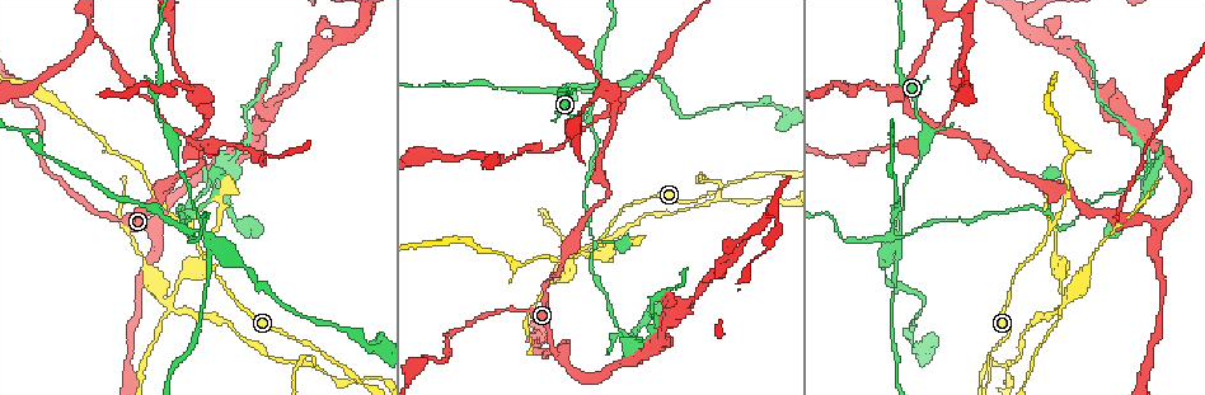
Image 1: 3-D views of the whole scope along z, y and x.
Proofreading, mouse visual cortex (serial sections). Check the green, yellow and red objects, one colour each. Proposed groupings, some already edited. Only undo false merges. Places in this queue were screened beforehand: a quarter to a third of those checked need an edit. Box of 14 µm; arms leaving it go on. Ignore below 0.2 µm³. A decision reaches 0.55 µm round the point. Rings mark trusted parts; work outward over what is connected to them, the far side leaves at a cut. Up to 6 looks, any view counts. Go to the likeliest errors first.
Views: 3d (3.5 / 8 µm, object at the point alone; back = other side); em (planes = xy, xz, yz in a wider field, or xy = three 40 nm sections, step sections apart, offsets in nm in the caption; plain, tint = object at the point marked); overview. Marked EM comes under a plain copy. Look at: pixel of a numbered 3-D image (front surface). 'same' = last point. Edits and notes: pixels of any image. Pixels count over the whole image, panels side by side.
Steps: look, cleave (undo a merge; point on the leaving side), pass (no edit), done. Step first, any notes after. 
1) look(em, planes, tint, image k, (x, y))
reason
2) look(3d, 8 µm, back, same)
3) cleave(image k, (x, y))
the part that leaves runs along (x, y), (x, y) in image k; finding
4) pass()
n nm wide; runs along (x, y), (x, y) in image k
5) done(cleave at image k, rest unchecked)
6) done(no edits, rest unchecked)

look(em, xy, step 1, tint, image 1, (596, 84))
looks like a crossing

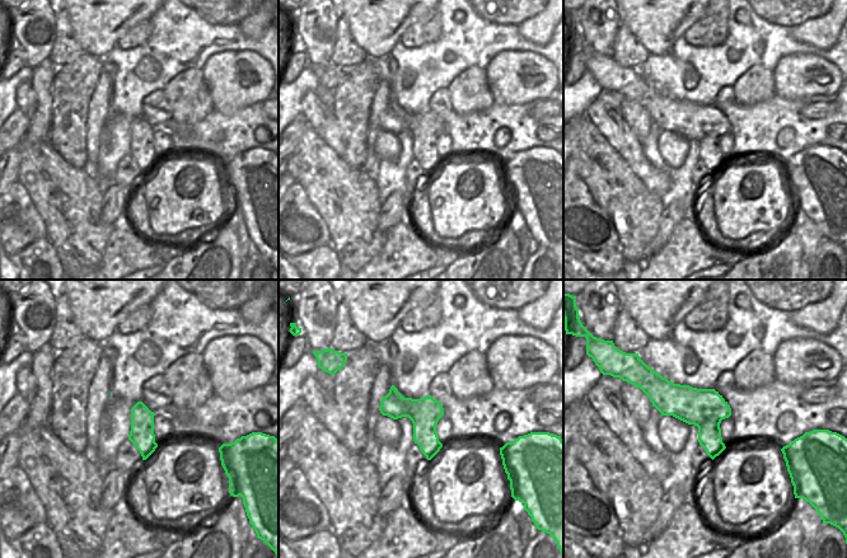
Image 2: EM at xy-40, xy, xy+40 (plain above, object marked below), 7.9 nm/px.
look(3d, 3.5 µm, same)

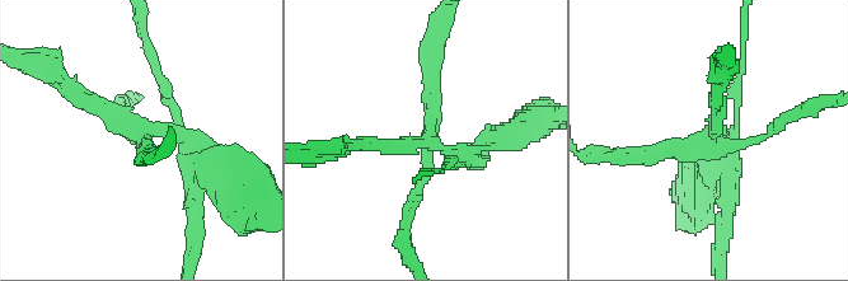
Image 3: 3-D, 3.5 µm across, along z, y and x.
cleave(image 3, (140, 132))
two cells meet here

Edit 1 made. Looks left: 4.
look(3d, 3.5 µm, image 1, (598, 242))
abrupt turn

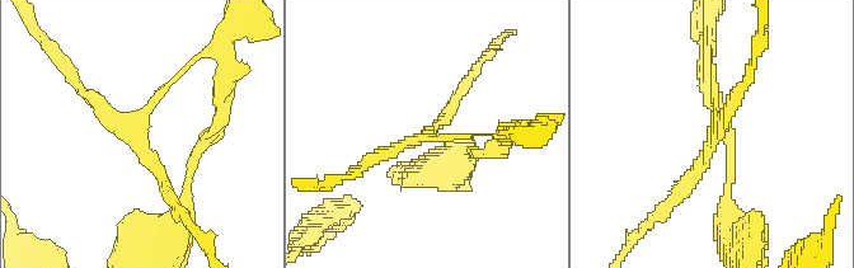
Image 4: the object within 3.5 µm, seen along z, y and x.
look(em, xy, step 1, tint, image 4, (713, 127))
3 arms; arms of 100, 150, 150 nm; now the EM

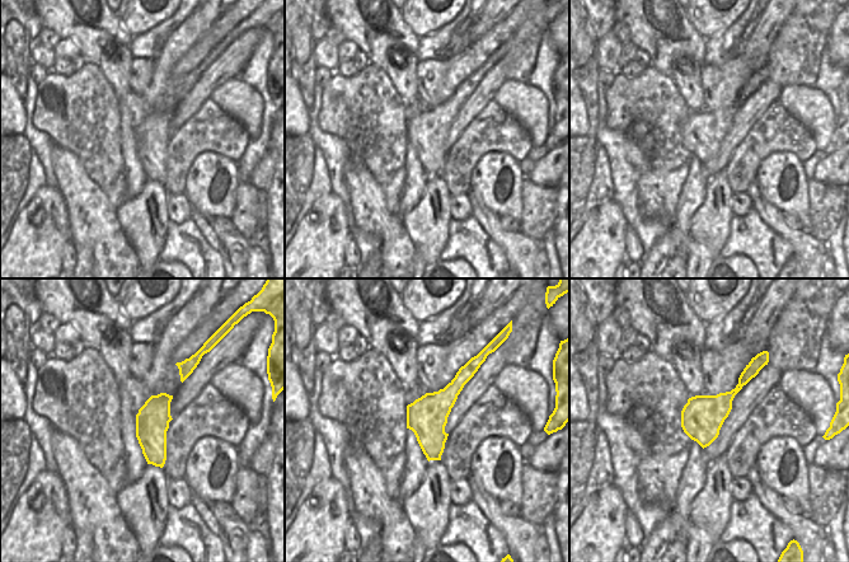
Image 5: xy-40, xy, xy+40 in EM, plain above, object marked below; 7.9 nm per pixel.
pass()
runs along (679, 196), (714, 126), (711, 60) in image 4; one cell here

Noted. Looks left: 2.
look(3d, 3.5 µm, image 1, (202, 95))
abrupt turn

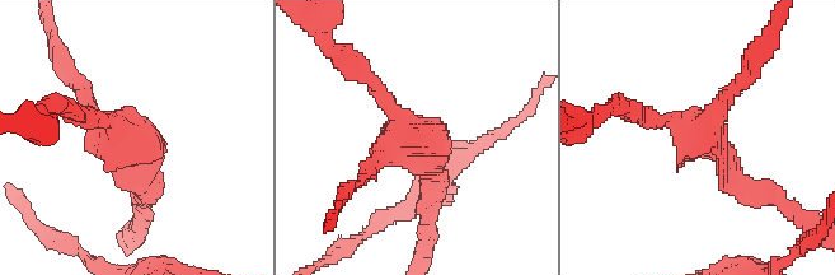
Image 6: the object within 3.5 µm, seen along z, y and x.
look(em, xy, step 3, tint, image 6, (125, 135))
3 arms; arms of 200, 200, 300 nm; now the EM

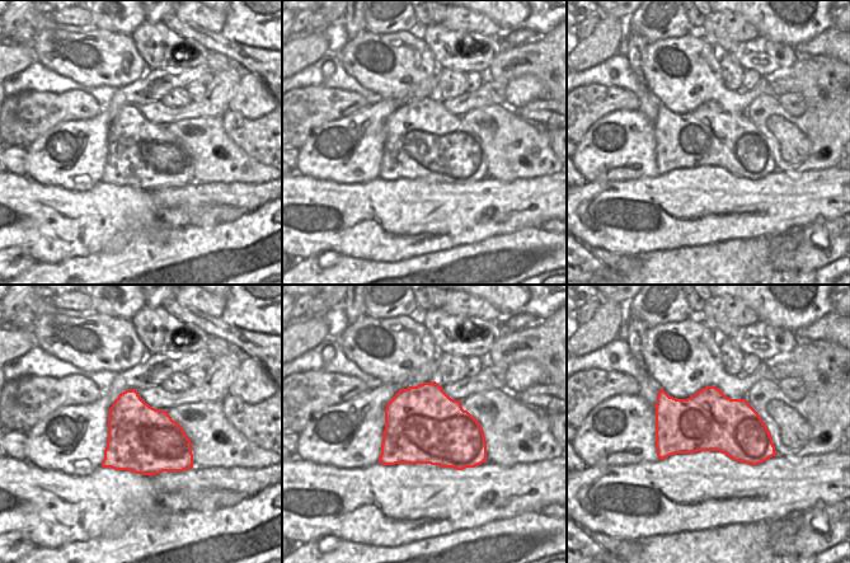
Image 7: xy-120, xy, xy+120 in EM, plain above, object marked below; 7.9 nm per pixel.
pass()
runs along (146, 186), (76, 80) in image 6; all the same cell

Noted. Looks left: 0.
done(cleave at image 3, rest unchecked)

